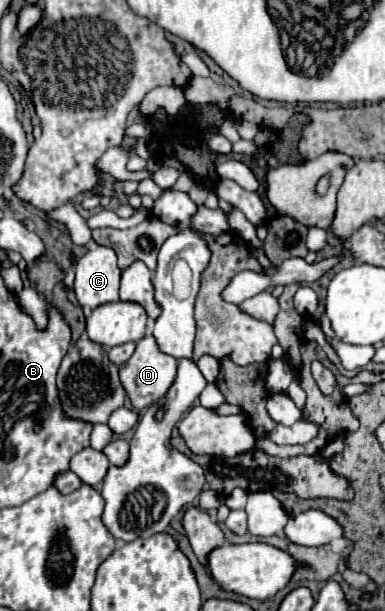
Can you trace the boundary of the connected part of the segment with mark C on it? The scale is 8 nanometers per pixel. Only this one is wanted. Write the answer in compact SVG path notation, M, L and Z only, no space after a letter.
M97 246L77 262L75 296L83 308L97 308L119 300L121 270L113 248Z

